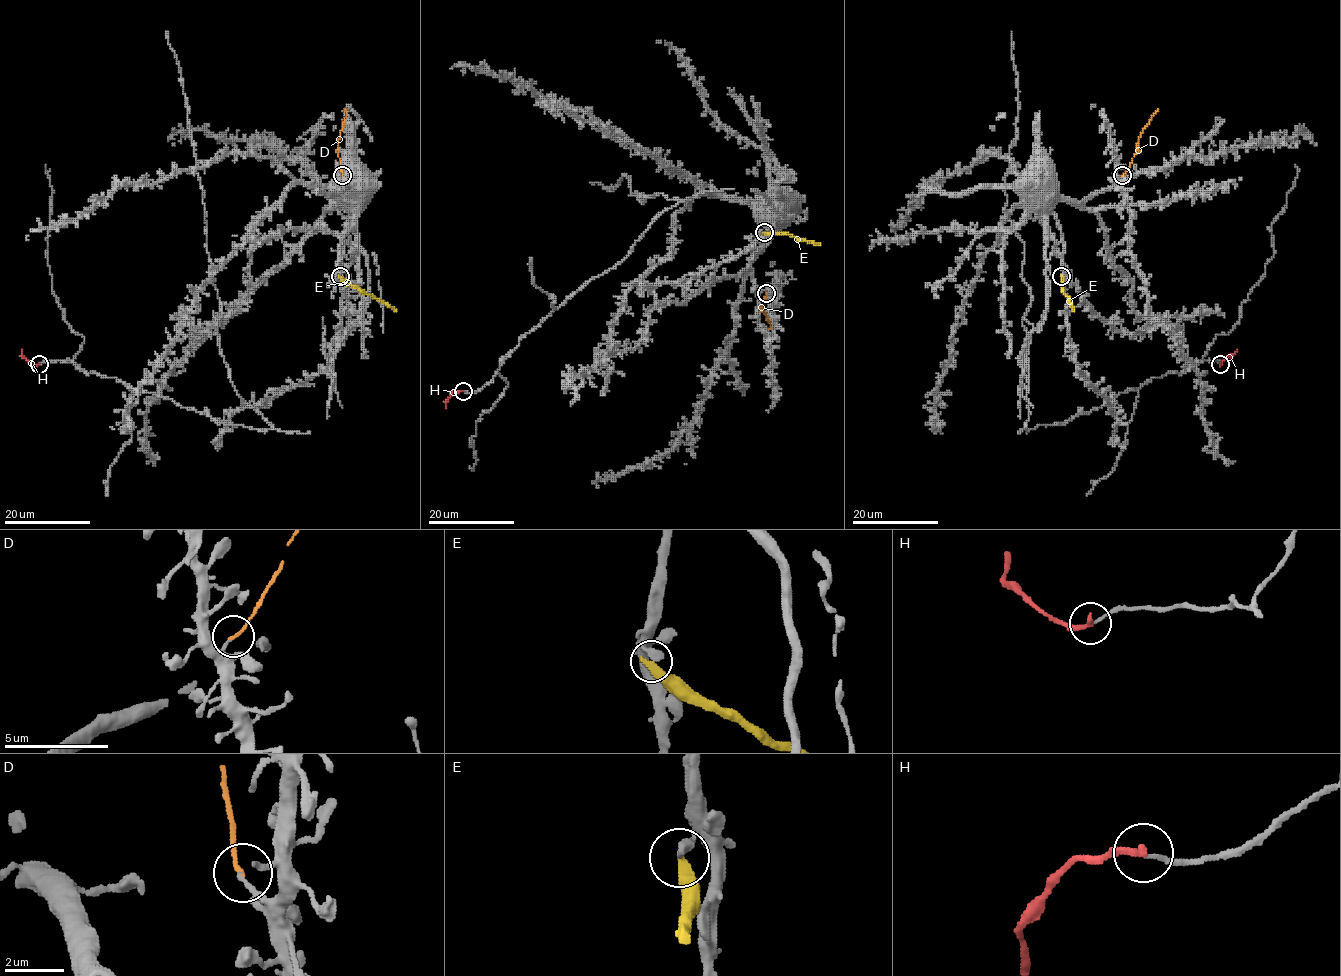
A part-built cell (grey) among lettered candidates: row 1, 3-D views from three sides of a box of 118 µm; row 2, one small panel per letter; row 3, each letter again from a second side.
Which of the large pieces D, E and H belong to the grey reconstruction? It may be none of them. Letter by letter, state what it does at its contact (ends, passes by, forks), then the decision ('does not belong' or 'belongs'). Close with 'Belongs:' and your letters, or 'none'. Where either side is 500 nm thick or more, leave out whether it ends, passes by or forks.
D: it ends there; does not belong
E: it ends there; does not belong
H: it ends there; belongs
Belongs: H

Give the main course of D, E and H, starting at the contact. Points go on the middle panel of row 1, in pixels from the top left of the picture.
D: (767, 294), (761, 308), (770, 323), (769, 329)
E: (763, 231), (785, 232), (820, 245)
H: (463, 391), (455, 391), (445, 403), (446, 409)

